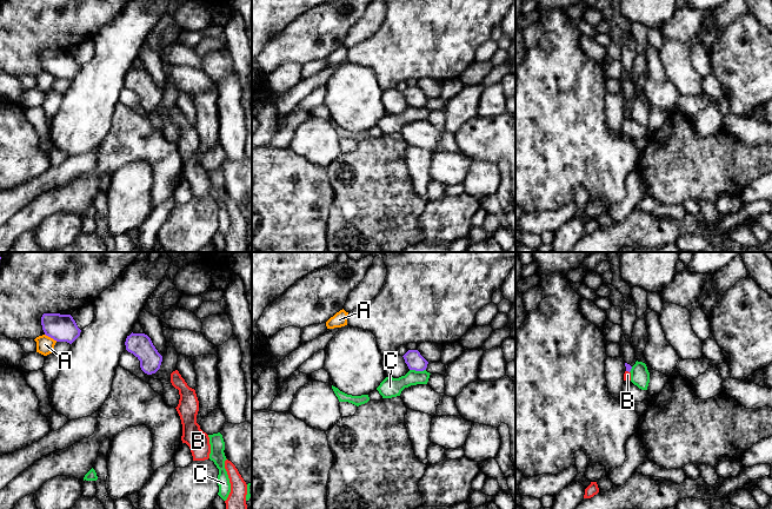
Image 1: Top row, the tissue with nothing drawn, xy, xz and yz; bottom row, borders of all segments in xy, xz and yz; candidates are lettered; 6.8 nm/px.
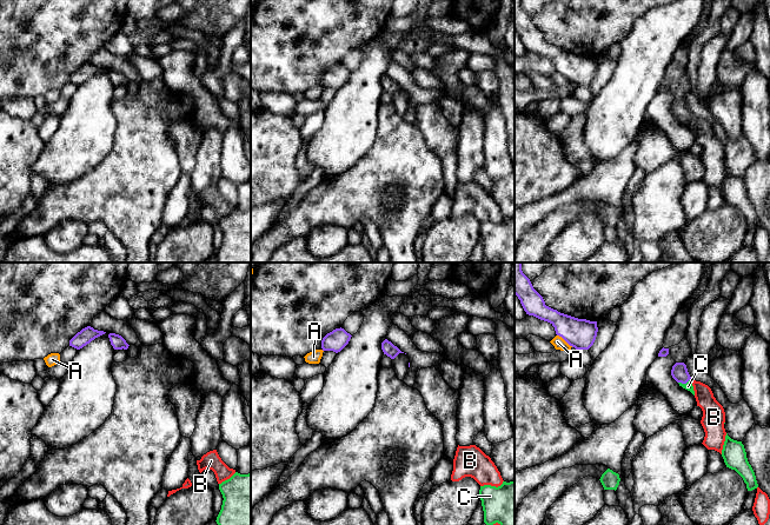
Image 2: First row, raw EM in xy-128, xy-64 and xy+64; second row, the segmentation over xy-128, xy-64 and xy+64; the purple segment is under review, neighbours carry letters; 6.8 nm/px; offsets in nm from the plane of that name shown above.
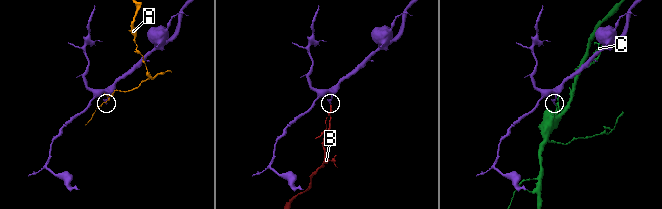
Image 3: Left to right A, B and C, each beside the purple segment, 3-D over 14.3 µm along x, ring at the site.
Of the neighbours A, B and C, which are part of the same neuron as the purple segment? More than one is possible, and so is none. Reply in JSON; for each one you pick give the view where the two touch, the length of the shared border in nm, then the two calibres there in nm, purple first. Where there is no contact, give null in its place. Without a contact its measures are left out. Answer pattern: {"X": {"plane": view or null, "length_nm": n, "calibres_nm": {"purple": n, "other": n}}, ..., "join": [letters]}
{"B": {"plane": "yz", "length_nm": 30, "calibres_nm": {"purple": 40, "other": 50}}, "join": ["B"]}

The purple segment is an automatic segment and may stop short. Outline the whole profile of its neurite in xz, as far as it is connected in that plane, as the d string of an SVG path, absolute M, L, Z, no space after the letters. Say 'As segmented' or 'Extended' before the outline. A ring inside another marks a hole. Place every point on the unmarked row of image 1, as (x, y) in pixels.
As segmented. M408 86L402 93L410 106L424 107L427 104L428 98L418 86Z

